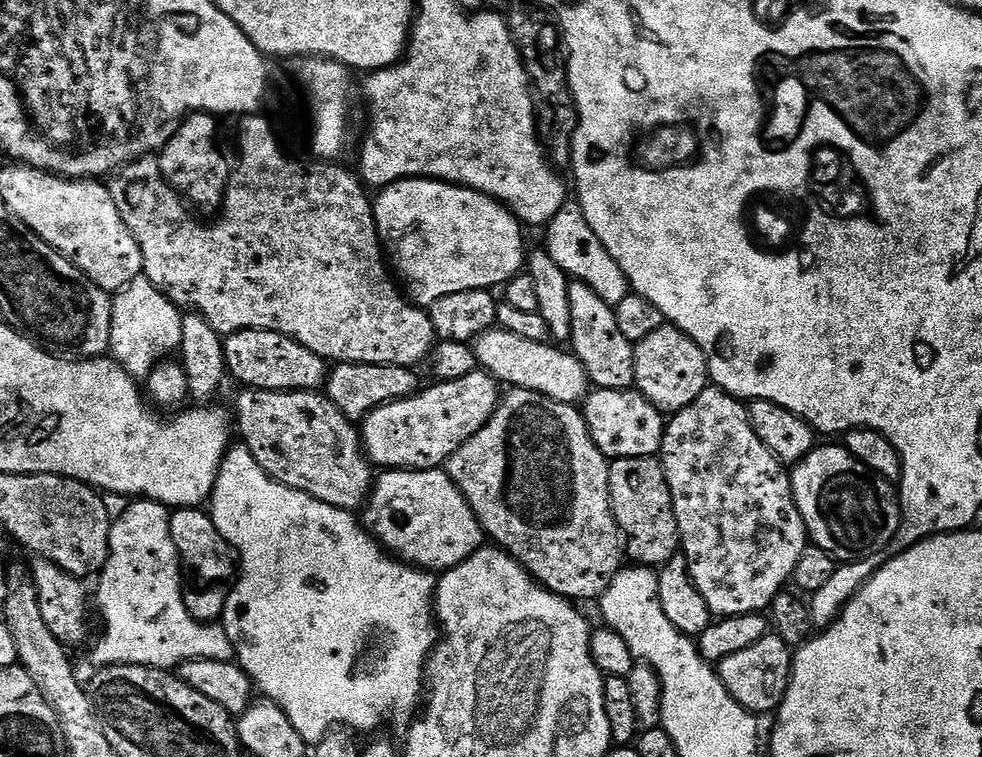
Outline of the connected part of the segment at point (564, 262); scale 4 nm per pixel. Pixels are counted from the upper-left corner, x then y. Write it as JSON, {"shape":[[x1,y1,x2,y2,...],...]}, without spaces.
{"shape":[[565,206,558,210,558,214,554,214,554,218,546,226,546,232,546,247,550,258,554,258,554,262,558,262,558,266,562,266,565,274,575,283,590,286,590,290,594,290,594,294,598,294,602,302,613,306,630,295,630,285,626,274,622,274,622,266,618,266,618,262,610,258,610,250,606,250,602,242,598,242,598,234,590,230,590,222,586,222,579,206]]}

